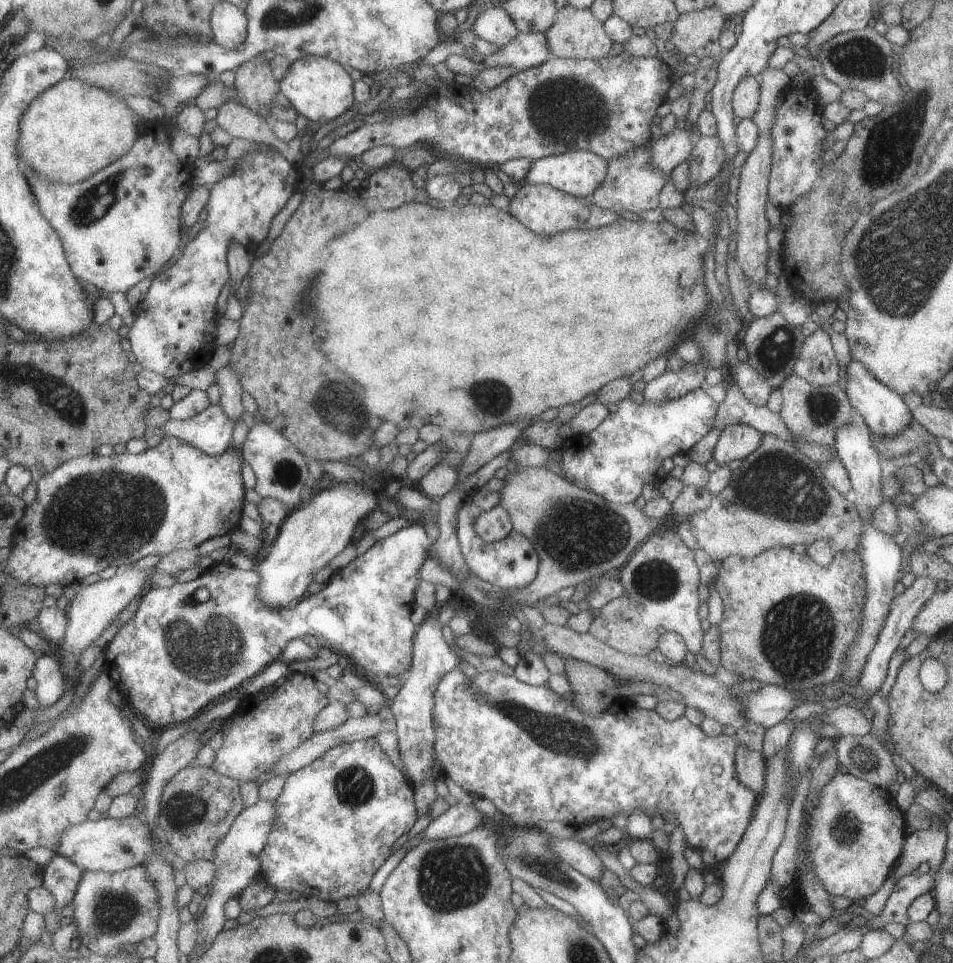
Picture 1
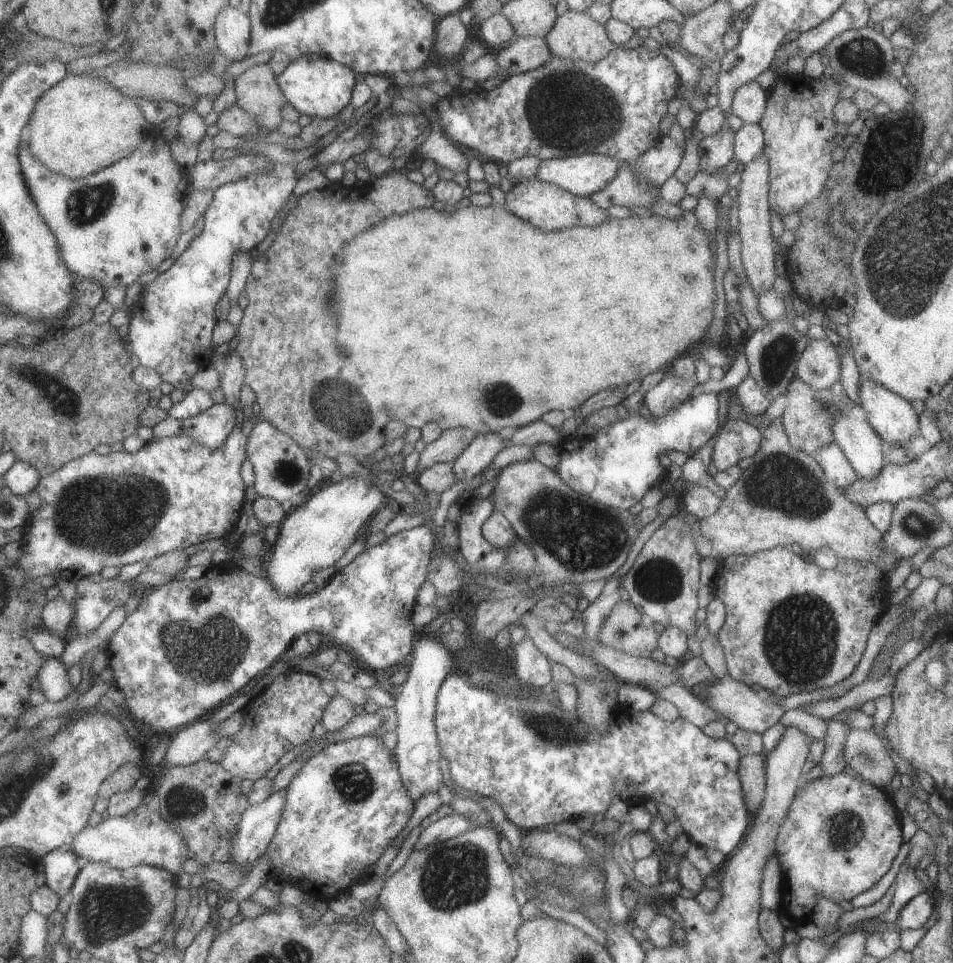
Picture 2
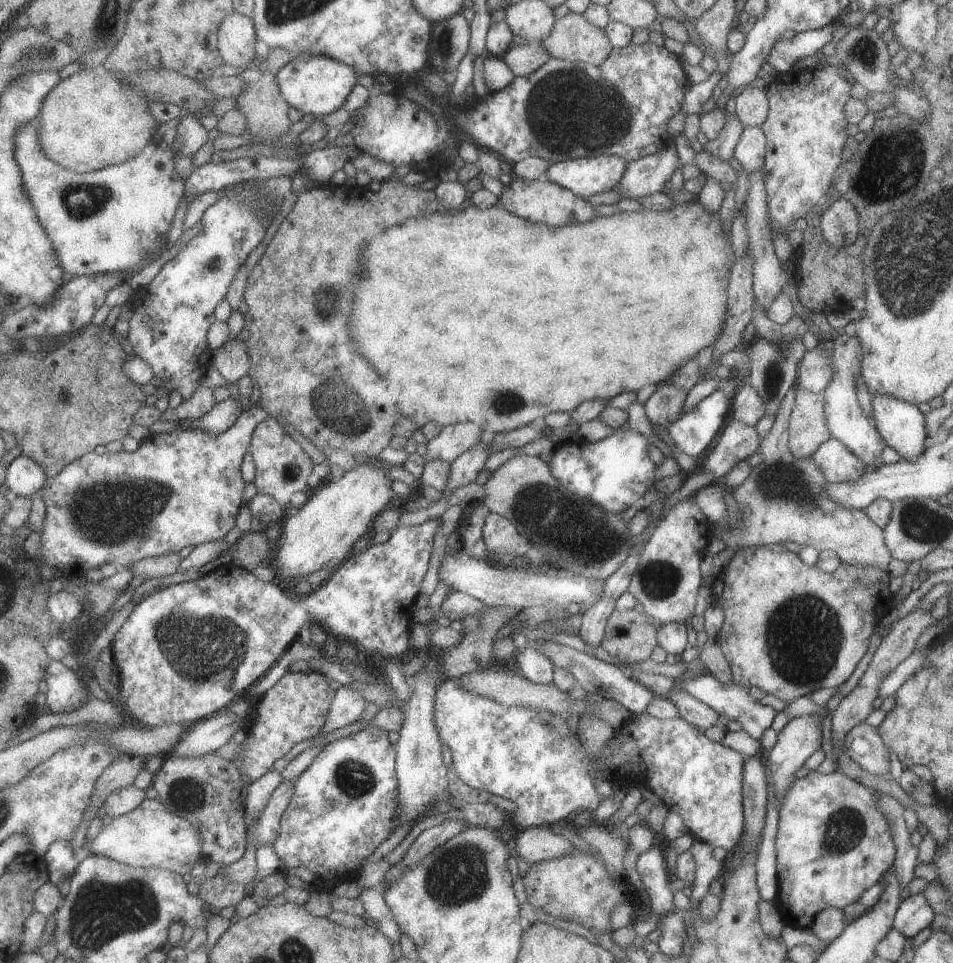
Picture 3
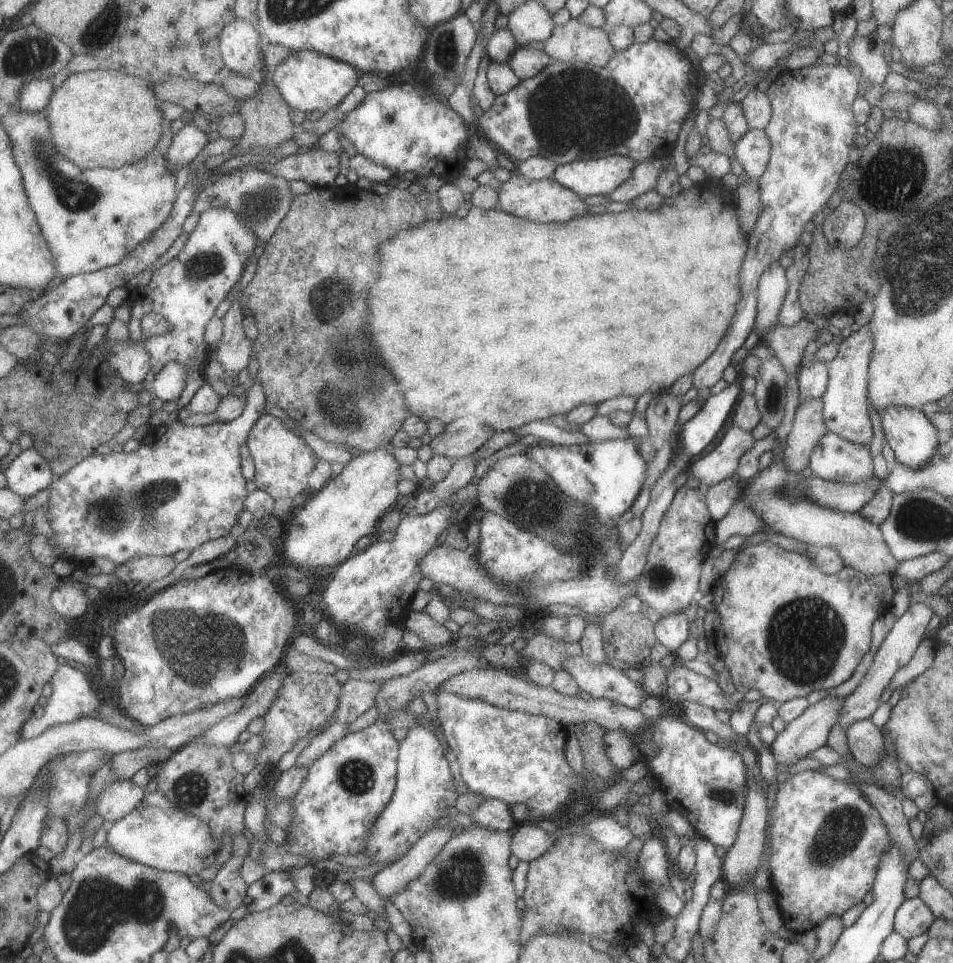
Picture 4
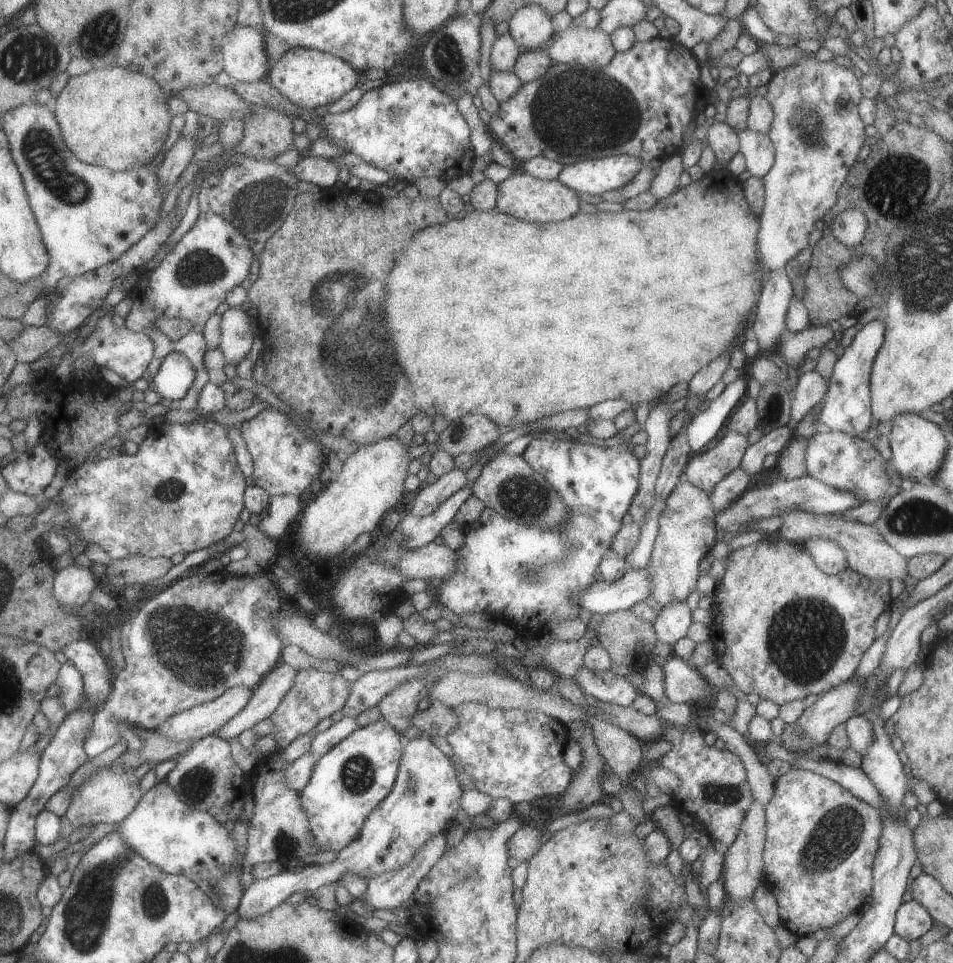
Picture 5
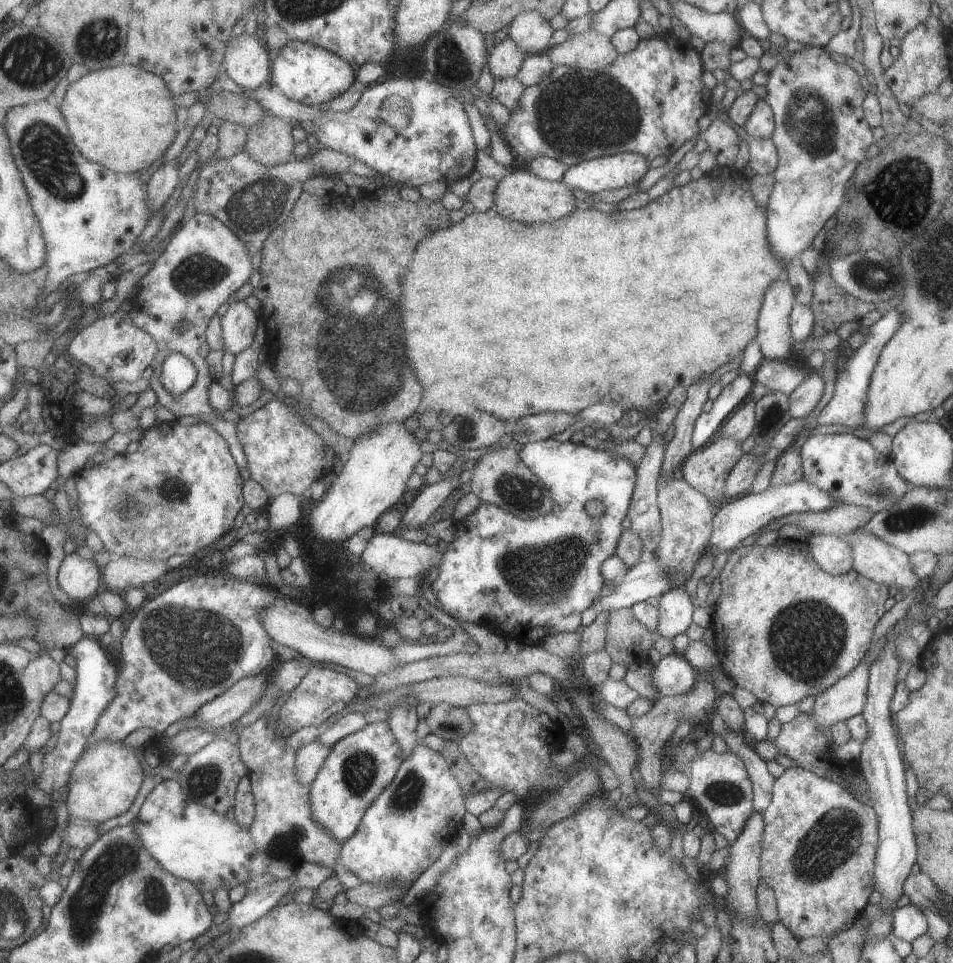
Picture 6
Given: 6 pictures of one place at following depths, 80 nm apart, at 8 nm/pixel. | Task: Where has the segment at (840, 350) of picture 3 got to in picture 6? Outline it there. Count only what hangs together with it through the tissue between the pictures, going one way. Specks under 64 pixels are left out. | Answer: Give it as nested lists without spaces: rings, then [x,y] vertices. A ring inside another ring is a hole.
[[[889,310],[882,314],[881,318],[869,326],[866,334],[863,334],[863,341],[858,348],[856,348],[851,355],[847,358],[843,370],[839,370],[835,378],[835,384],[833,384],[833,396],[831,396],[829,402],[823,406],[823,410],[817,414],[817,425],[841,425],[845,428],[861,428],[861,422],[863,422],[863,410],[865,410],[865,404],[867,402],[867,388],[869,378],[871,377],[873,368],[877,363],[879,354],[882,347],[885,346],[887,340],[895,334],[897,326],[901,326],[901,314],[899,310]]]

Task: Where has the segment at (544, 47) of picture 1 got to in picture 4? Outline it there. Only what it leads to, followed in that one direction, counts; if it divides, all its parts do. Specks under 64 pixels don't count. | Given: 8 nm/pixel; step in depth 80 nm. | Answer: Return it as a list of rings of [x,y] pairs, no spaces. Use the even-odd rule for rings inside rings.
[[[527,46],[518,48],[509,56],[507,65],[517,76],[518,80],[529,79],[535,76],[539,70],[545,68],[552,62],[552,59],[543,50]]]

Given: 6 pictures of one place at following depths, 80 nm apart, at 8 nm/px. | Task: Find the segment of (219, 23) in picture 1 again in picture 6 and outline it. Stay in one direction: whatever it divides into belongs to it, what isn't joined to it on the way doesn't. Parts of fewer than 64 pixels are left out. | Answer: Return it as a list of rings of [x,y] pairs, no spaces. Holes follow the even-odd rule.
[[[233,36],[224,61],[225,72],[241,89],[257,89],[269,78],[269,56],[255,36]]]

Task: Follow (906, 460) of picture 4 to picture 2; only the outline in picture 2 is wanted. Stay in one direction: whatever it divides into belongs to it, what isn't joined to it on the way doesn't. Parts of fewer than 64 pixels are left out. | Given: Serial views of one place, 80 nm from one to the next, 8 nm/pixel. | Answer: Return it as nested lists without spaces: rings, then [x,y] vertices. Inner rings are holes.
[[[859,374],[859,386],[857,386],[857,400],[859,401],[859,408],[863,409],[866,422],[873,428],[873,431],[885,442],[899,443],[904,445],[909,440],[919,435],[919,418],[915,414],[915,410],[909,404],[909,401],[902,397],[896,396],[893,392],[889,392],[871,382],[869,378],[865,378],[863,374]]]

